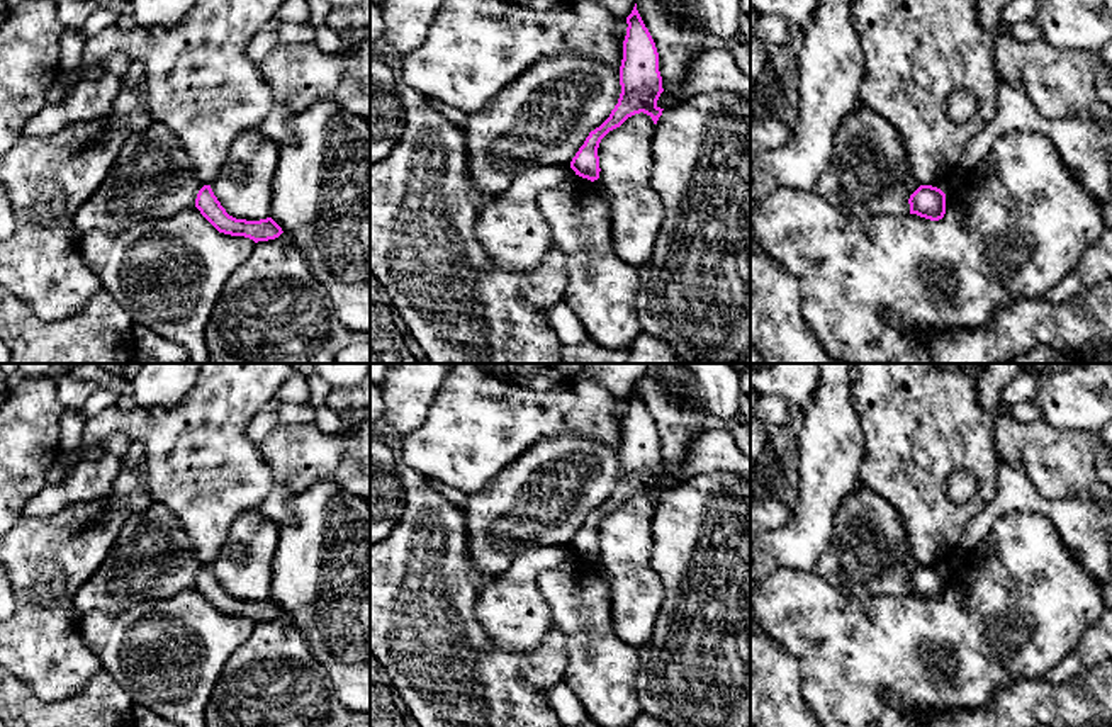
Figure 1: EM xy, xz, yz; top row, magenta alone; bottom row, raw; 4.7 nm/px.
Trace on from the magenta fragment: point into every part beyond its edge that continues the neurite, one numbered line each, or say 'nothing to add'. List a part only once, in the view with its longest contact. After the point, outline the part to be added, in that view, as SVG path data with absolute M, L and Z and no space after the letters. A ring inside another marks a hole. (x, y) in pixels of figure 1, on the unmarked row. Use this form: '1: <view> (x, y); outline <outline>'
nothing to add

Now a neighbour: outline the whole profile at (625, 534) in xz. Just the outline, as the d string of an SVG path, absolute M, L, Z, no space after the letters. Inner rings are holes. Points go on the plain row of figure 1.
M640 493L609 511L598 528L615 630L633 649L650 640L666 593L650 562L654 511L652 498Z

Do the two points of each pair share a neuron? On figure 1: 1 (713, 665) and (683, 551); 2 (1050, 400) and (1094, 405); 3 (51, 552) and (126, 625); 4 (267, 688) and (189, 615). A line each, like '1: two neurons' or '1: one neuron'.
1: one neuron
2: one neuron
3: two neurons
4: two neurons

